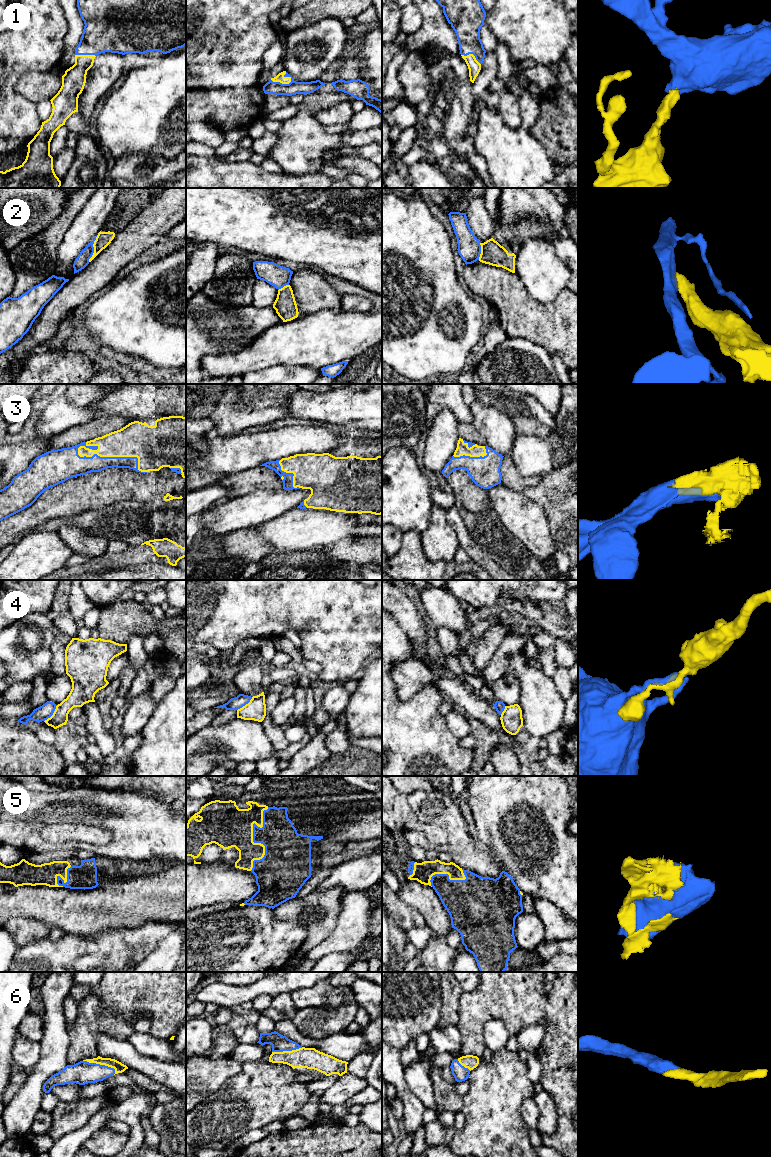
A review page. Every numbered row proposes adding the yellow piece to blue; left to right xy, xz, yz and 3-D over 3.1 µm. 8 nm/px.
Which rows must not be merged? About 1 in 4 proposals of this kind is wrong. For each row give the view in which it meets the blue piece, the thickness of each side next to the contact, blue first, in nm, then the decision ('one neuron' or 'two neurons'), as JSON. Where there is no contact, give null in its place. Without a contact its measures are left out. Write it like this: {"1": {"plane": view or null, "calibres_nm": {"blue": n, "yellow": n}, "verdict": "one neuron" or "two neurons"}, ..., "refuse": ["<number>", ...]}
{"1": {"plane": "xz", "calibres_nm": {"blue": 110, "yellow": 70}, "verdict": "one neuron"}, "2": {"plane": "xy", "calibres_nm": {"blue": 100, "yellow": 120}, "verdict": "two neurons"}, "3": {"plane": "xy", "calibres_nm": {"blue": 140, "yellow": 280}, "verdict": "one neuron"}, "4": {"plane": "xy", "calibres_nm": {"blue": 120, "yellow": 150}, "verdict": "two neurons"}, "5": {"plane": "xz", "calibres_nm": {"blue": 300, "yellow": 340}, "verdict": "one neuron"}, "6": {"plane": "xy", "calibres_nm": {"blue": 190, "yellow": 80}, "verdict": "one neuron"}, "refuse": ["2", "4"]}

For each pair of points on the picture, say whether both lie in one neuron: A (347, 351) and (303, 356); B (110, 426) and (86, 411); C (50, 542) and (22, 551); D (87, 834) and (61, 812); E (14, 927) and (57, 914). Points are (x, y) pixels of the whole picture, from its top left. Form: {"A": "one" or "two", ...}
{"A": "one", "B": "two", "C": "one", "D": "two", "E": "two"}

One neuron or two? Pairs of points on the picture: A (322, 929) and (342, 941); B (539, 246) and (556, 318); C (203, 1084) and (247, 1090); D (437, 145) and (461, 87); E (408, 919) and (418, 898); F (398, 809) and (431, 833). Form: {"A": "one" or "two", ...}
{"A": "two", "B": "two", "C": "two", "D": "one", "E": "two", "F": "one"}

